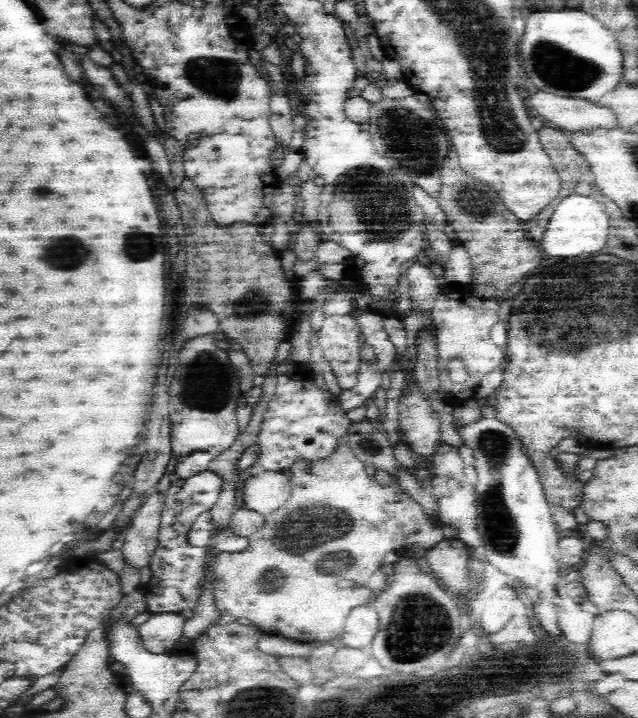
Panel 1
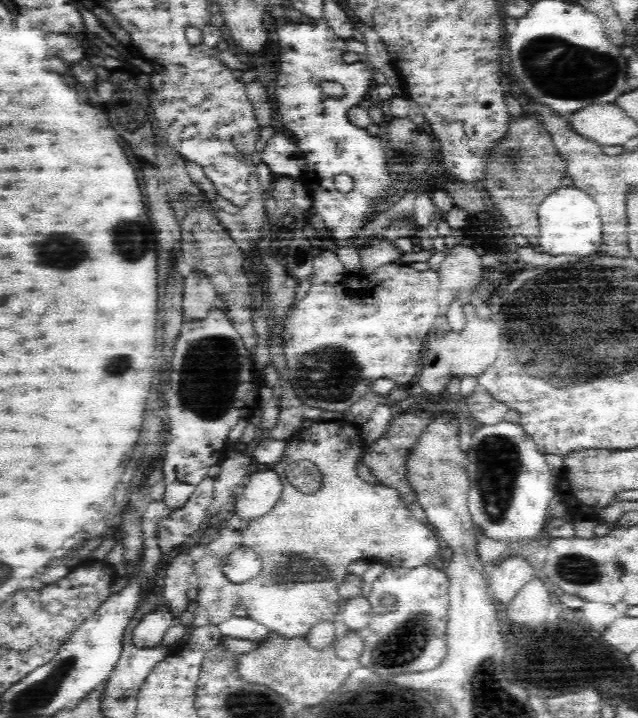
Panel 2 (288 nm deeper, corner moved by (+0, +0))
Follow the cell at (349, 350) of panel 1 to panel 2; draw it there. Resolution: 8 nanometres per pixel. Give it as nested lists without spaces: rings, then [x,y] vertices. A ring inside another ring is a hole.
[[[324,250],[318,254],[310,290],[300,302],[292,298],[280,328],[280,348],[284,350],[288,382],[296,396],[306,402],[308,408],[346,414],[364,396],[364,390],[372,380],[390,378],[396,386],[414,386],[416,376],[420,374],[428,332],[440,316],[440,308],[436,306],[438,284],[436,270],[418,272],[408,264],[384,264],[372,274],[366,274],[364,282],[352,282],[352,274],[344,270],[334,252]]]

